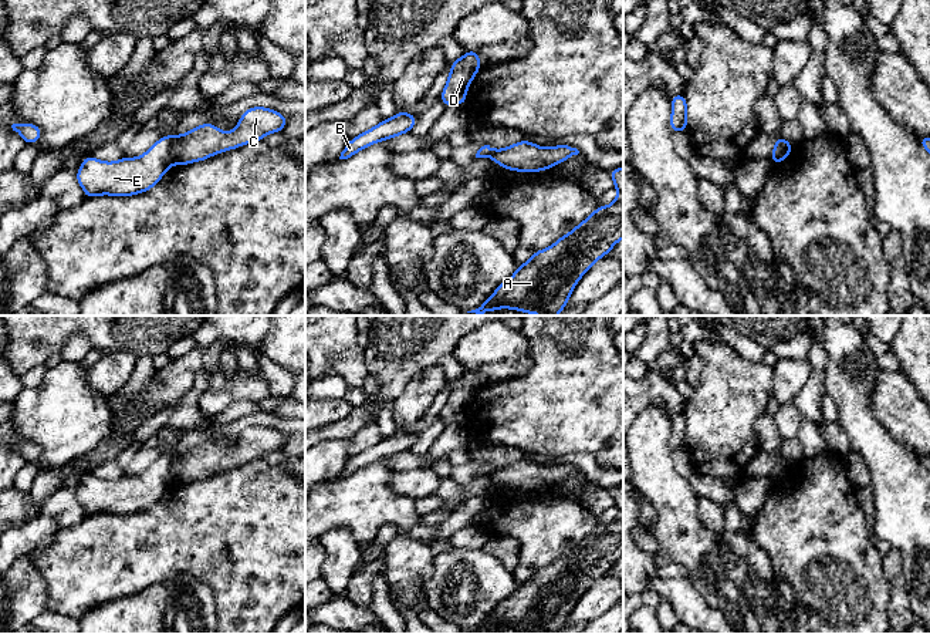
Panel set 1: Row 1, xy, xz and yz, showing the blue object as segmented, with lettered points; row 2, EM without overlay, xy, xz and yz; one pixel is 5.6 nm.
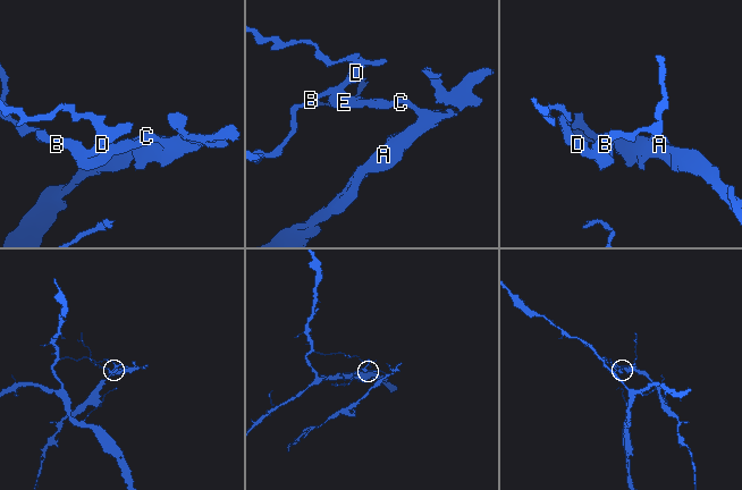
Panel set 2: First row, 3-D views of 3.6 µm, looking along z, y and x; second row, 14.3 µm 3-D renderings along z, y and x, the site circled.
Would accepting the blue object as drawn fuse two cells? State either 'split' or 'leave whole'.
split

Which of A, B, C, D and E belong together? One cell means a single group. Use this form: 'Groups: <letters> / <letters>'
Groups: A C / B D E

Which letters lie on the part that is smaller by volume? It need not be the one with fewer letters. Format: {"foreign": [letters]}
{"foreign": ["A", "C"]}

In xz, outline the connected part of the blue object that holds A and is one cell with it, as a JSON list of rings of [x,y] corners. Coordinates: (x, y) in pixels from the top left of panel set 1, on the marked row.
[[[623,166],[612,169],[609,176],[618,190],[613,203],[599,206],[552,246],[534,252],[527,263],[517,267],[511,279],[501,283],[478,308],[467,313],[484,314],[497,308],[513,308],[527,314],[557,316],[562,311],[579,279],[623,237]]]

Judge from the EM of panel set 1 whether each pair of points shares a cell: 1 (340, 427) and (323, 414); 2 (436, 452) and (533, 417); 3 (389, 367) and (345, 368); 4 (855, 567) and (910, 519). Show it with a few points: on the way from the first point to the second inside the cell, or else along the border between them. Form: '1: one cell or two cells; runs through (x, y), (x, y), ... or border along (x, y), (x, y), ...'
1: two cells; border along (355, 407), (342, 418), (320, 427)
2: two cells; border along (466, 421), (474, 435)
3: two cells; border along (362, 348), (368, 371)
4: two cells; border along (869, 528), (869, 533), (873, 538)

